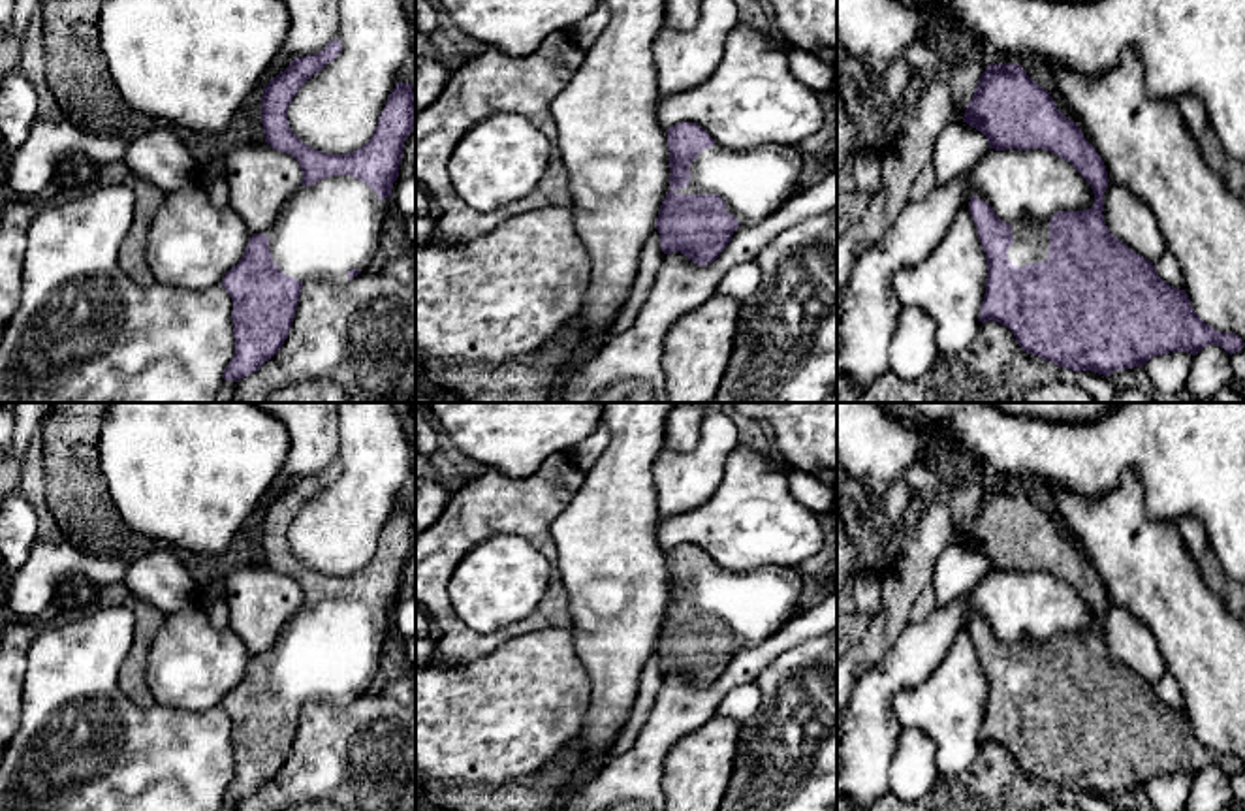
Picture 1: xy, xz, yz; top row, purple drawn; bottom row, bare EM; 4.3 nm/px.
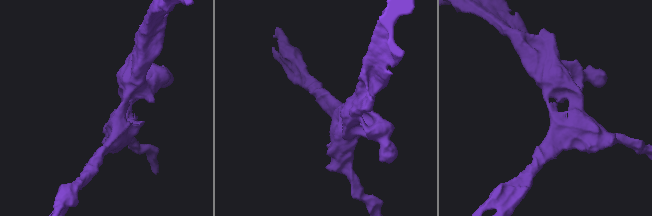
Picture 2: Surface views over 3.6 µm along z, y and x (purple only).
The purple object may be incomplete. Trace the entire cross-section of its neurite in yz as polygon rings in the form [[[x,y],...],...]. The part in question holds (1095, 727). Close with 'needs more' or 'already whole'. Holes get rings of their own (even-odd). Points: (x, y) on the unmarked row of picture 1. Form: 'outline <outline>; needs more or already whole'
outline [[[989,485],[963,544],[982,553],[989,570],[1044,570],[1057,576],[1083,596],[1095,615],[1091,630],[1059,632],[1049,642],[1014,647],[1002,644],[987,623],[970,619],[969,632],[987,681],[982,745],[993,741],[1010,749],[1025,773],[1063,790],[1095,792],[1104,798],[1143,788],[1151,779],[1170,773],[1196,777],[1202,770],[1219,766],[1232,777],[1245,770],[1239,756],[1207,747],[1194,734],[1185,711],[1166,706],[1153,683],[1110,655],[1102,636],[1110,604],[1102,580],[1023,487]]]; needs more

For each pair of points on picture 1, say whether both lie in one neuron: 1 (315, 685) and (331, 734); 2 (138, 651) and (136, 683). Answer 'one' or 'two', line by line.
1: two
2: one

